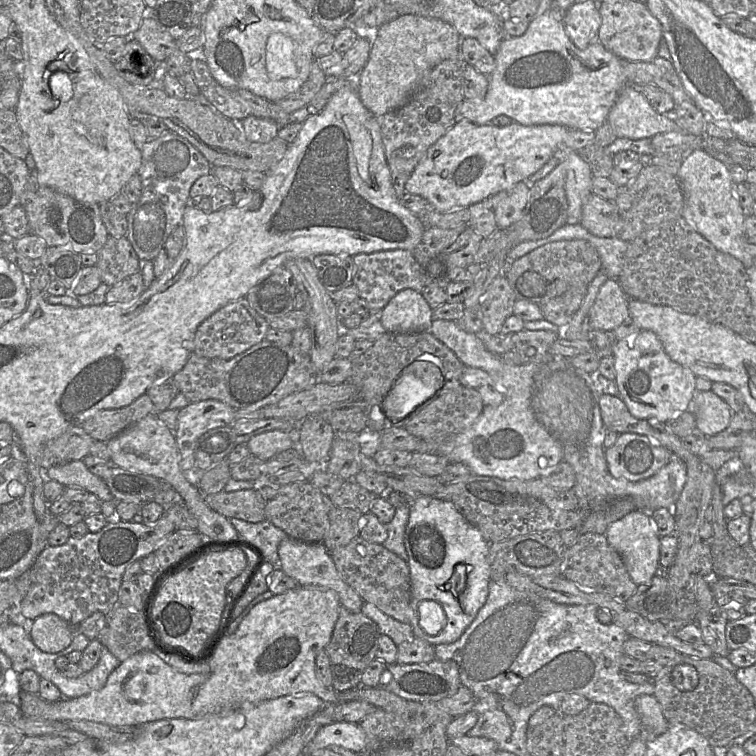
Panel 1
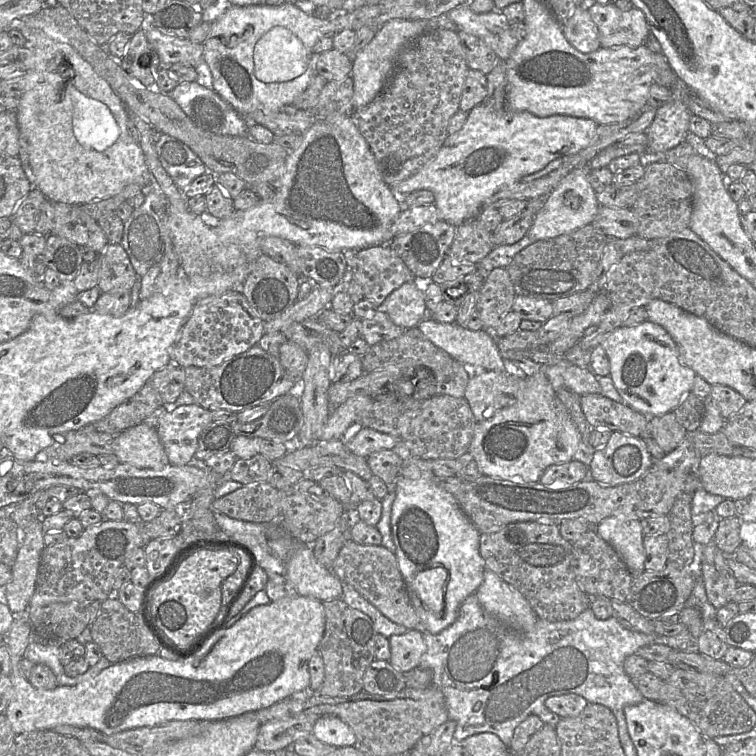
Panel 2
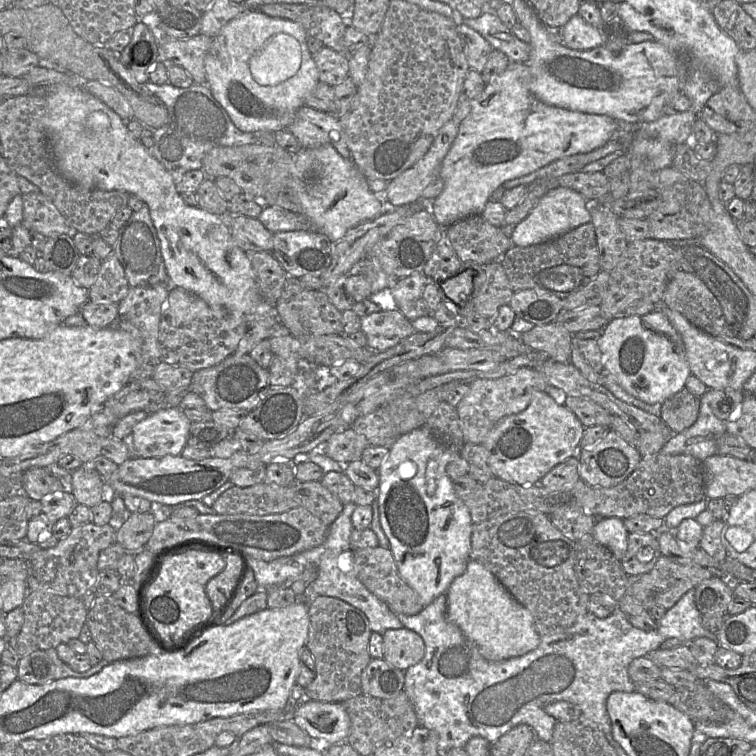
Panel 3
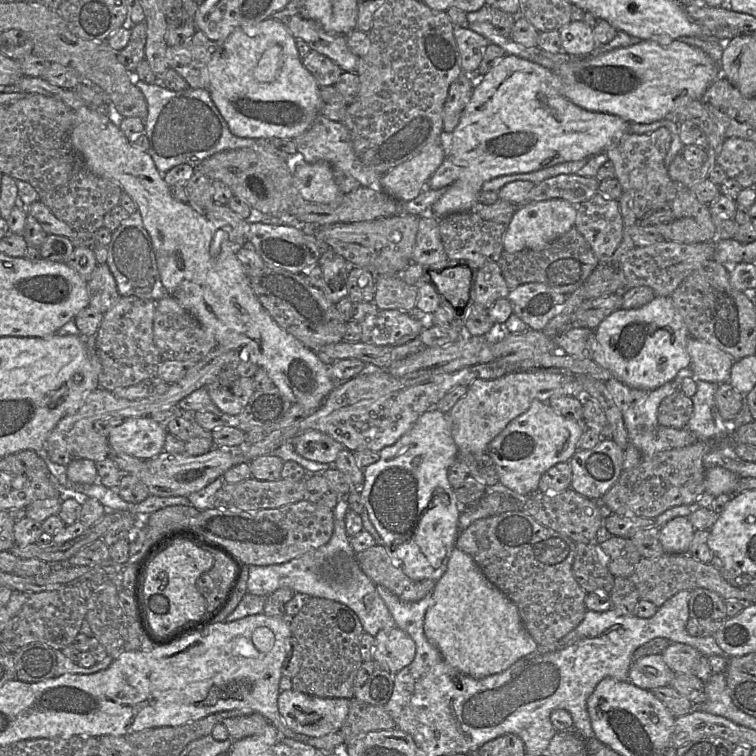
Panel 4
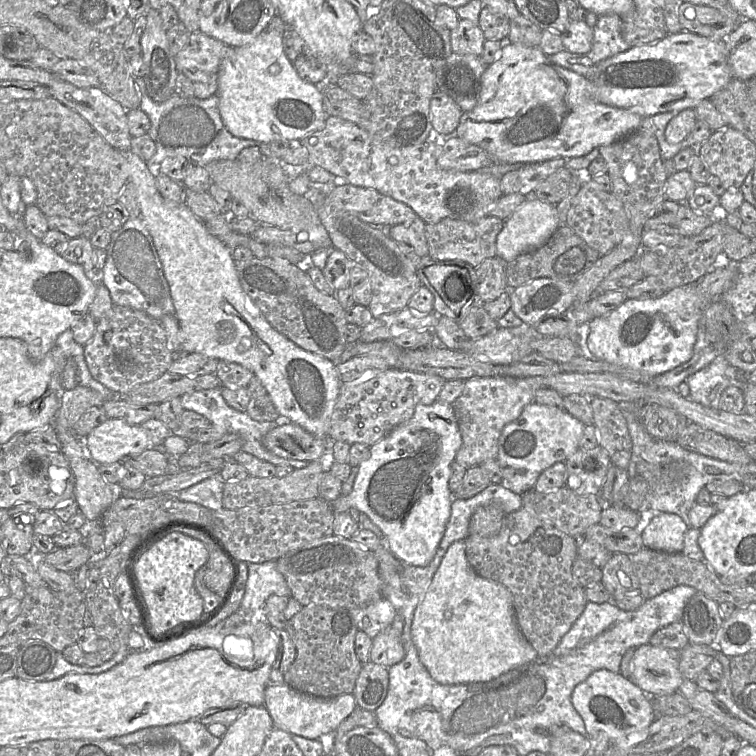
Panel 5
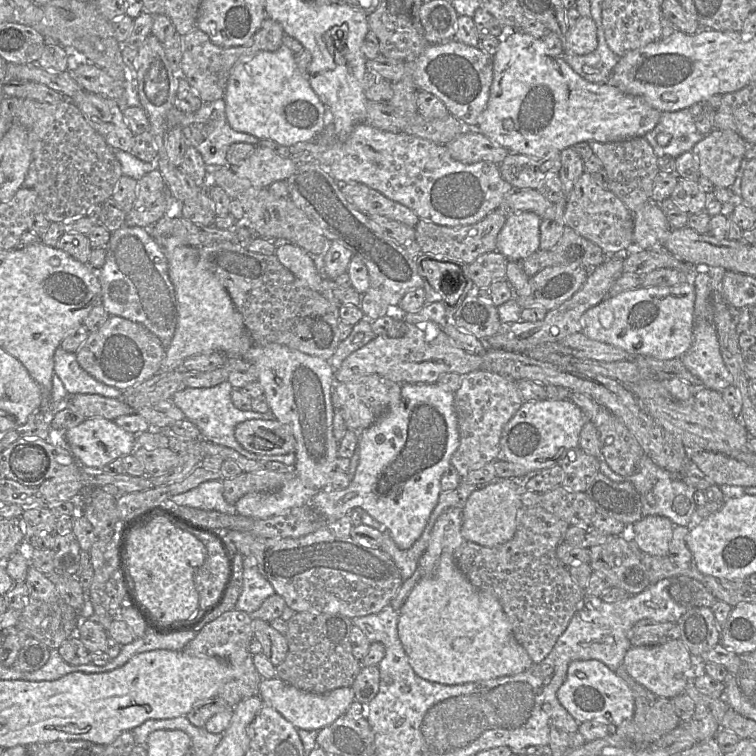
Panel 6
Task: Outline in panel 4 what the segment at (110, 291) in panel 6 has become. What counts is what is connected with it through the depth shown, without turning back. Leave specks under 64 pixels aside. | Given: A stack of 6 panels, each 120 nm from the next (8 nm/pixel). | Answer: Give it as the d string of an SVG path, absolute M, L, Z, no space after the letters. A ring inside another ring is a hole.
M139 210L132 213L113 231L107 250L106 264L115 278L121 296L136 296L156 302L169 296L161 281L152 239L144 227Z

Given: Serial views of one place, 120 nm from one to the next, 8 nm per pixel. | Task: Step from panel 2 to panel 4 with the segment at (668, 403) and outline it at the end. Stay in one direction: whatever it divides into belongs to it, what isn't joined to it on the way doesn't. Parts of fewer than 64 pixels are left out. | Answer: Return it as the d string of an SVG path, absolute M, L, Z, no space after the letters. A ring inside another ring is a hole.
M656 296L637 309L620 308L614 311L599 324L595 335L592 360L609 370L614 378L632 388L644 390L659 388L672 381L681 369L690 366L690 356L687 351L690 333L670 296Z

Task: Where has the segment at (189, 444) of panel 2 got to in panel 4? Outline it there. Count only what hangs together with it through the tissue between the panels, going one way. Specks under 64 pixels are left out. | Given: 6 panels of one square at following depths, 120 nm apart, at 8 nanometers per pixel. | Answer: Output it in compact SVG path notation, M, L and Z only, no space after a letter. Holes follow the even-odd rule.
M150 416L130 417L113 428L107 437L111 450L147 460L164 451L165 425Z

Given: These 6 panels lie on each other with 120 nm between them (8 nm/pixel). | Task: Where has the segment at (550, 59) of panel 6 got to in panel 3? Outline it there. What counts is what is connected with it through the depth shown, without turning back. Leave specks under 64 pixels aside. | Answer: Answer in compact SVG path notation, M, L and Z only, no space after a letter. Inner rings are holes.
M511 62L508 68L494 80L485 85L482 93L473 101L469 114L459 124L458 133L451 145L447 155L445 156L440 169L439 177L444 182L444 189L441 194L431 203L431 212L439 226L450 226L456 221L471 215L481 215L485 209L486 203L490 200L492 193L500 187L504 182L528 175L556 160L575 154L591 152L612 139L613 132L618 129L618 121L607 116L598 114L582 113L564 108L547 105L537 99L529 88L530 71L525 63Z

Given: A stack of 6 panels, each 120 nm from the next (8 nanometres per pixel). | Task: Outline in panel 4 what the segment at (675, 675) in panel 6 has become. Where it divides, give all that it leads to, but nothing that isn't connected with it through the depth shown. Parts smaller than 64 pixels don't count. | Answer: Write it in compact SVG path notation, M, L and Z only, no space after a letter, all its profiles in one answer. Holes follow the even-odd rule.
M662 654L643 656L634 660L628 672L629 682L647 690L669 686L674 676L675 672L664 662Z

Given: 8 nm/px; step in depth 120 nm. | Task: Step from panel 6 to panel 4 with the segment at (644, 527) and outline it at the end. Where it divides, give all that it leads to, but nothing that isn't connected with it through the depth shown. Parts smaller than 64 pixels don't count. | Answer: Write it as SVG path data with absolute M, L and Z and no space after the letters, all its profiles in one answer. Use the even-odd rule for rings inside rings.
M675 517L668 521L659 533L659 540L666 553L688 553L695 528L688 517Z

